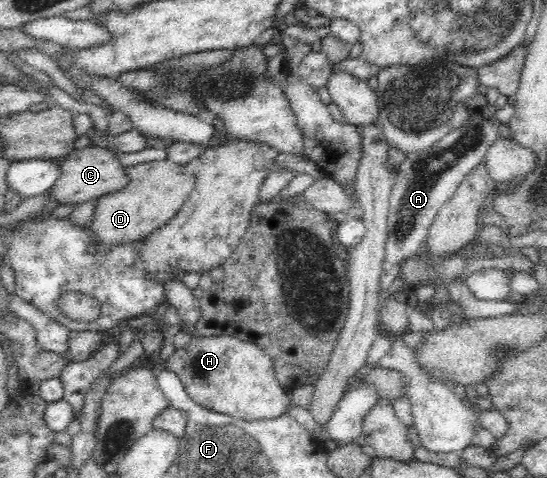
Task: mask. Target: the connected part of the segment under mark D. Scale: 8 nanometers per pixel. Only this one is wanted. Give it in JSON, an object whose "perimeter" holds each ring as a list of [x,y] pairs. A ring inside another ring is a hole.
{"perimeter":[[[168,159],[126,166],[124,172],[128,174],[126,187],[97,198],[94,216],[86,224],[88,236],[90,236],[90,245],[86,248],[94,254],[98,252],[105,254],[112,246],[148,237],[155,229],[168,223],[178,214],[184,202],[189,198],[192,187],[194,187],[194,175],[184,170],[184,164],[180,165]]]}

